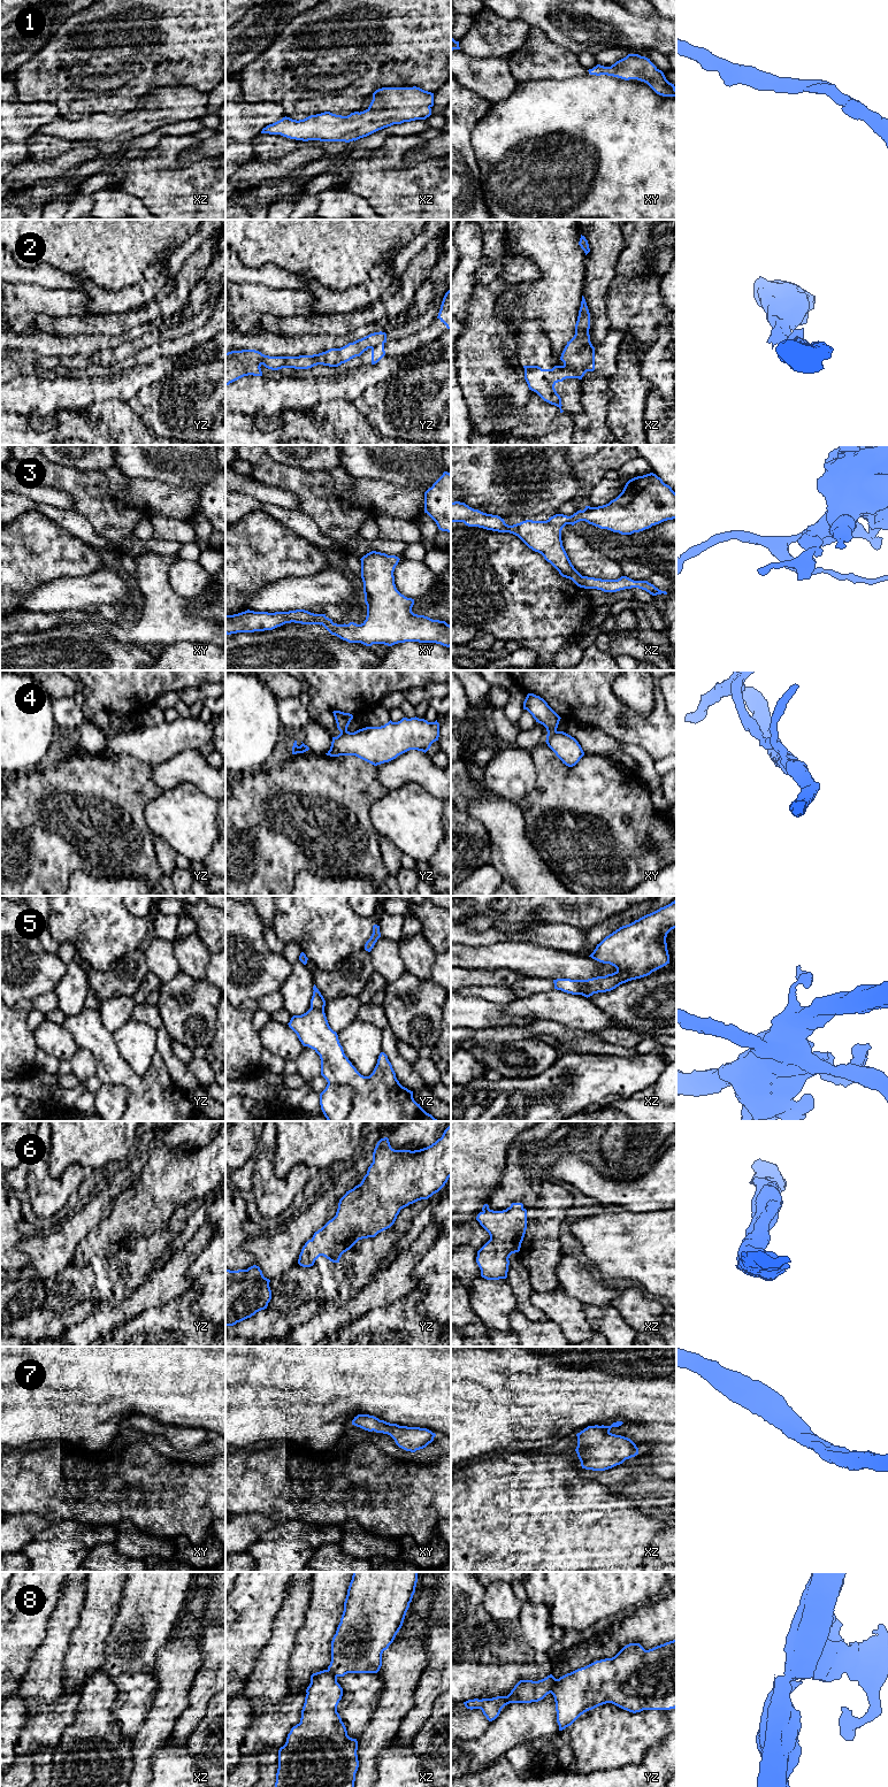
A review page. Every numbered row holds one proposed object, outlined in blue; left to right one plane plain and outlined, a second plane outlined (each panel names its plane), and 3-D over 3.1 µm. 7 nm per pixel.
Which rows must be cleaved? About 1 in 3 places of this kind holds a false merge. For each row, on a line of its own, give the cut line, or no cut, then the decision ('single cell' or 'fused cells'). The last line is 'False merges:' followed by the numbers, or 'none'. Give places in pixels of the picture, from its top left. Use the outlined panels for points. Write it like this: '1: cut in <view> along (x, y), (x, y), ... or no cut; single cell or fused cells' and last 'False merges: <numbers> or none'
1: no cut; single cell
2: cut in xz along (564, 365), (574, 377); fused cells
3: cut in xz along (567, 516), (563, 516), (556, 524), (548, 520); fused cells
4: cut in xy along (556, 730), (548, 734); fused cells
5: cut in yz along (328, 1082), (343, 1083), (351, 1088), (351, 1111), (344, 1120); fused cells
6: no cut; single cell
7: no cut; single cell
8: cut in yz along (556, 1679), (550, 1692); fused cells
False merges: 2, 3, 4, 5, 8

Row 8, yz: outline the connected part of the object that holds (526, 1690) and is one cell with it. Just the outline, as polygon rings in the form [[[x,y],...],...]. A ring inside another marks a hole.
[[[550,1674],[546,1678],[533,1681],[520,1680],[507,1696],[497,1696],[492,1698],[474,1698],[464,1702],[467,1709],[481,1709],[489,1721],[495,1720],[502,1709],[510,1703],[531,1703],[543,1700],[552,1692],[552,1685],[556,1678]]]

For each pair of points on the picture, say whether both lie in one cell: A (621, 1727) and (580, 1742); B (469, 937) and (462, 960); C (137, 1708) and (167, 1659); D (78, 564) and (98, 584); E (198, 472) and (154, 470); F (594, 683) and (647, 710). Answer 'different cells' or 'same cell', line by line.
A: same cell
B: different cells
C: different cells
D: different cells
E: same cell
F: different cells

